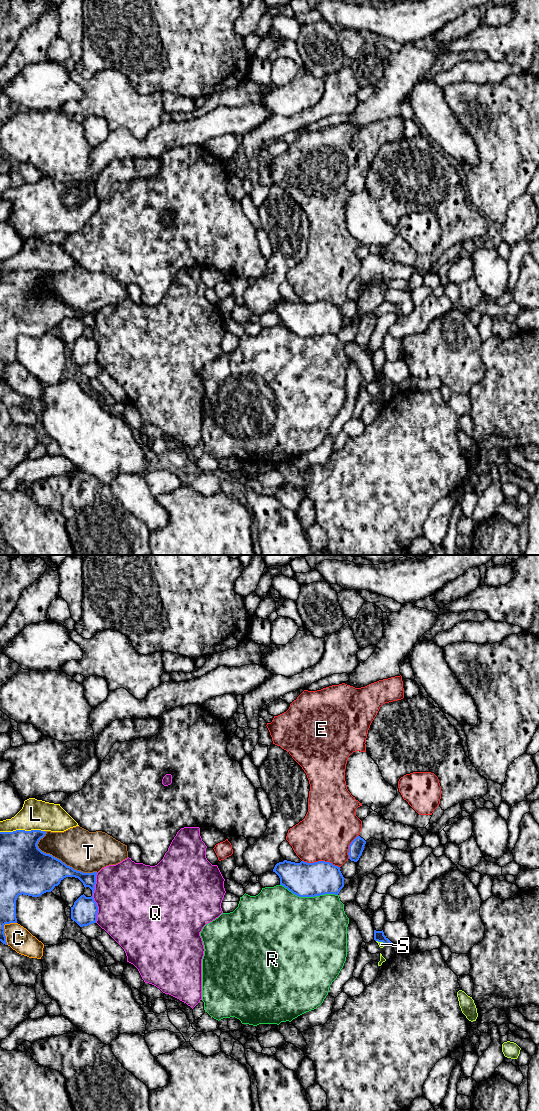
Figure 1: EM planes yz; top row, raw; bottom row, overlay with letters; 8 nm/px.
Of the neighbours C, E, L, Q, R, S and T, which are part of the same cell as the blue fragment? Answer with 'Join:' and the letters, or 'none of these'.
Join: none of these

